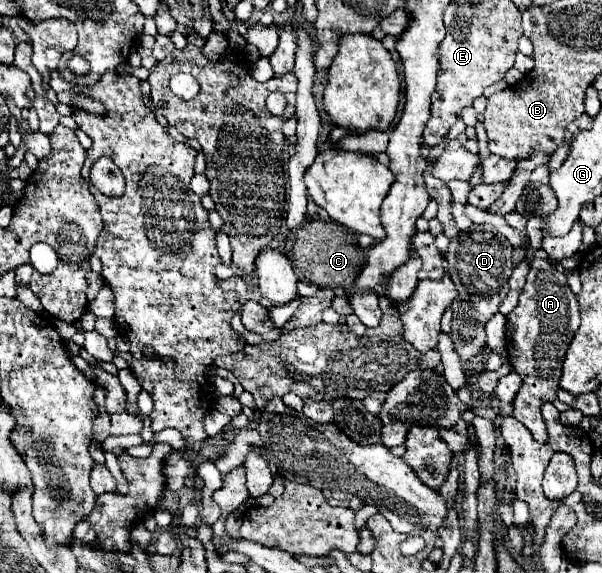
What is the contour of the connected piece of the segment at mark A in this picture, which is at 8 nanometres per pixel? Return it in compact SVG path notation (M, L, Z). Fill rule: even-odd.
M534 259L530 273L526 277L526 285L518 297L518 305L506 317L506 343L508 361L514 367L514 371L524 379L524 385L520 387L514 399L514 417L523 423L538 443L545 443L548 439L541 406L546 401L556 399L562 361L578 327L578 301L566 283L566 275L552 267L548 261Z

